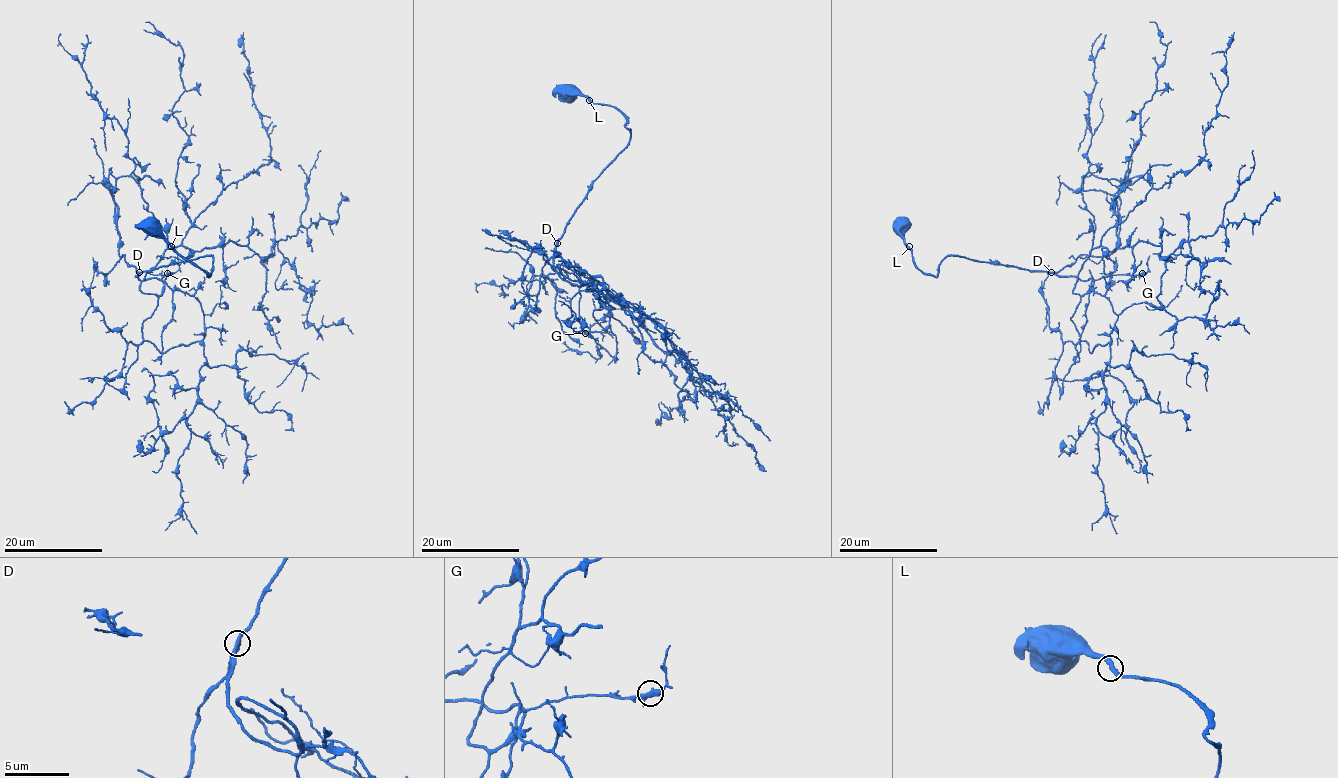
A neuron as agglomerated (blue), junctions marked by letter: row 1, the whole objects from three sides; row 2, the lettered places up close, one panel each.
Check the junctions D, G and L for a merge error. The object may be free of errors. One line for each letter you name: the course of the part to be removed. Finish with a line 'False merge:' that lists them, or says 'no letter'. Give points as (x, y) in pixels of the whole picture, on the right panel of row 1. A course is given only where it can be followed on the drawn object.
D: foreign part runs (1052, 272), (1069, 266), (1080, 255), (1104, 256), (1116, 248), (1120, 190), (1128, 175), (1134, 149), (1129, 138)
False merge: D

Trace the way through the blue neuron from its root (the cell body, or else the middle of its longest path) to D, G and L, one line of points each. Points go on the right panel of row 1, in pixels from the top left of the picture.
D: (901, 228), (901, 238), (911, 250), (915, 265), (927, 275), (936, 276), (939, 264), (951, 255), (1052, 272)
G: (901, 228), (915, 265), (927, 275), (936, 276), (951, 255), (1081, 280), (1142, 273)
L: (901, 228), (901, 238), (909, 246)

